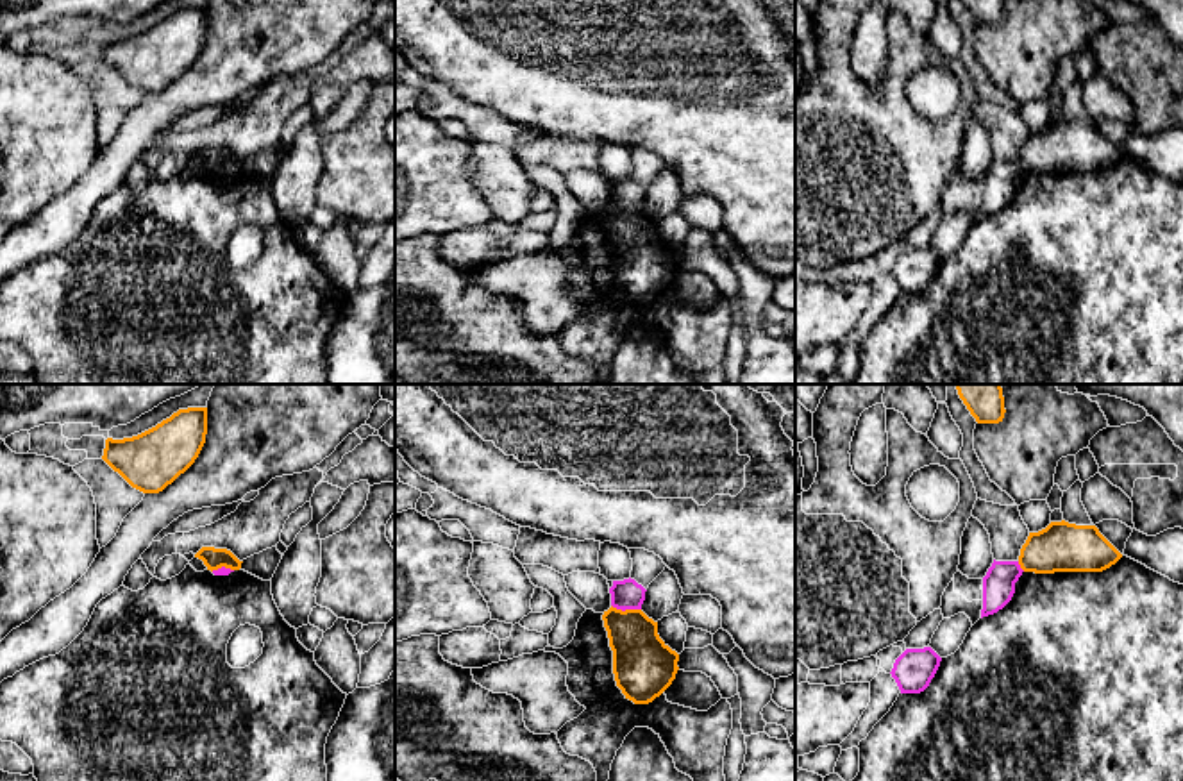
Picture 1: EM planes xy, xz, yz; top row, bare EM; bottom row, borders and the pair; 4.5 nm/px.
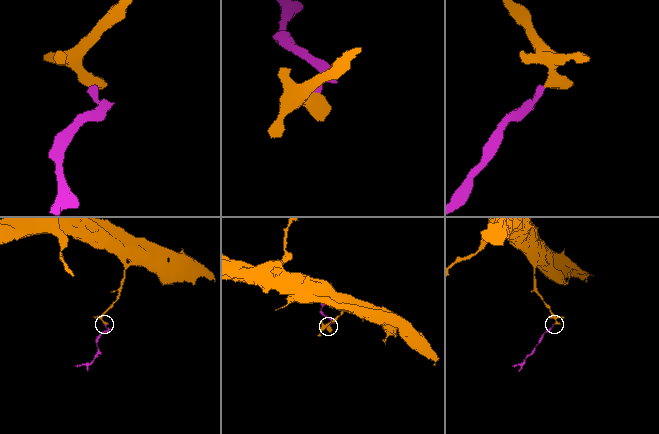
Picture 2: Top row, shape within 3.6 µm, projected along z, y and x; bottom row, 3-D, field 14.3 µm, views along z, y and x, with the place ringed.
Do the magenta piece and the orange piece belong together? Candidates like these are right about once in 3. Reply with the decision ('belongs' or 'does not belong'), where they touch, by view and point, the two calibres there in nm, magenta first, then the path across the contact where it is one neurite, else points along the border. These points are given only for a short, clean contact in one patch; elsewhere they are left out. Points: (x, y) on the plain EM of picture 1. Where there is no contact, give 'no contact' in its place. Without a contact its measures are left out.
does not belong; meets magenta in xz at (626, 208); 140 nm thick on the magenta side, 260 nm on the other; border along xz (612, 204), (622, 209), (640, 209)

